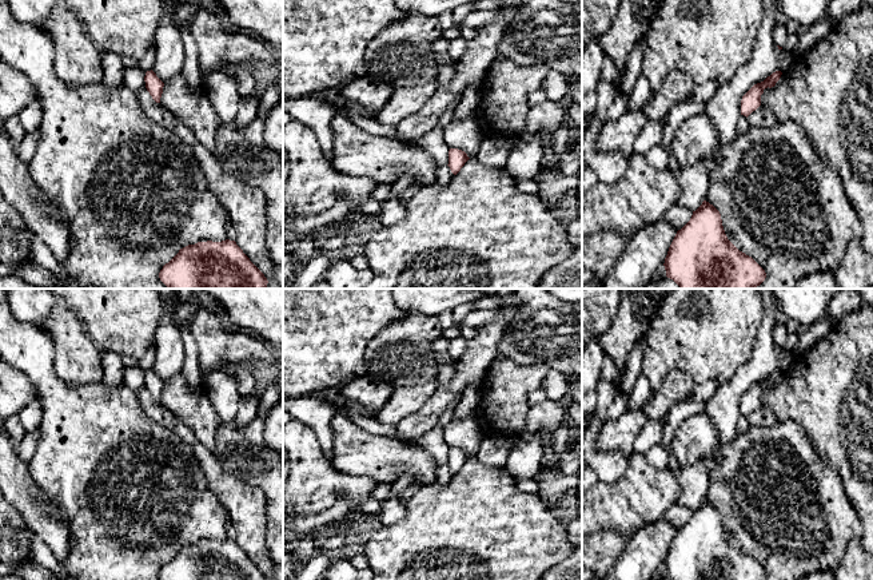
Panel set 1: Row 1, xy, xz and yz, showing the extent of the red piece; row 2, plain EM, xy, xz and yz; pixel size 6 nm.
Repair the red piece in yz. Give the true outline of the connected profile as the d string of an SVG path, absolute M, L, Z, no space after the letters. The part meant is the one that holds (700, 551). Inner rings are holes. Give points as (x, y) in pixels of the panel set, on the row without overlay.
M706 500L677 531L663 565L666 576L673 580L765 580L766 577L765 569L728 539L719 511Z

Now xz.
M450 448L447 465L450 466L451 472L457 474L469 458L470 457L465 450L458 448Z

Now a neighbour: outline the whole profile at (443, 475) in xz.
M442 465L436 470L436 477L434 480L434 485L445 486L447 485L454 477L454 473L451 472L449 465Z

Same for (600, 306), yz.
M582 289L582 349L610 329L622 293L623 289Z

